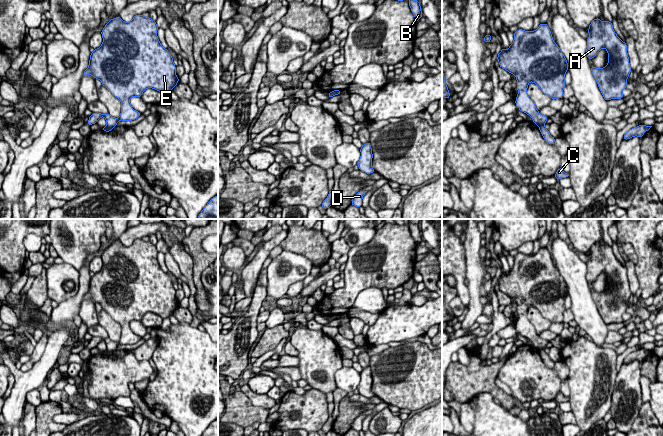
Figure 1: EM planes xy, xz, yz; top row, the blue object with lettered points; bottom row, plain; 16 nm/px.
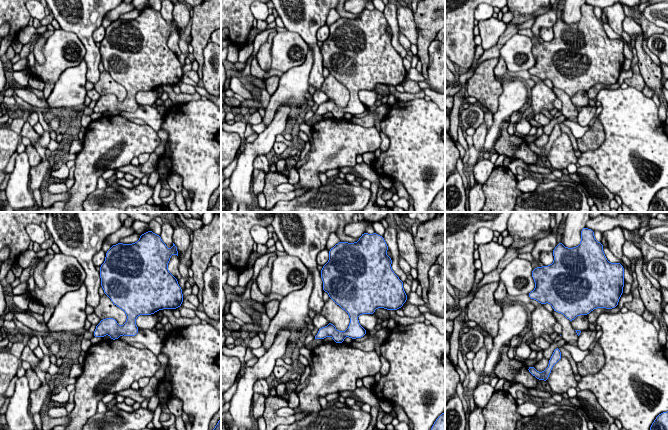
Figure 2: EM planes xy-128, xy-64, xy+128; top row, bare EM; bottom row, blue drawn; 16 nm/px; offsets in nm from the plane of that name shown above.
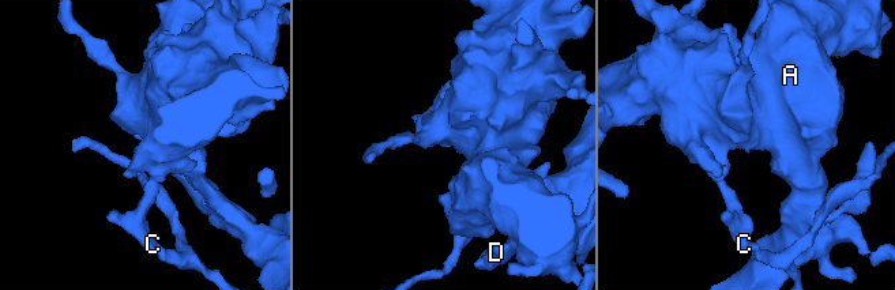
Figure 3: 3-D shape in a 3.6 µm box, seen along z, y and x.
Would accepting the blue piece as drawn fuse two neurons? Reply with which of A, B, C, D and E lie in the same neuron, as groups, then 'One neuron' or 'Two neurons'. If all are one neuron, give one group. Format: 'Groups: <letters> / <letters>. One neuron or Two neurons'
Groups: A B D E / C. Two neurons

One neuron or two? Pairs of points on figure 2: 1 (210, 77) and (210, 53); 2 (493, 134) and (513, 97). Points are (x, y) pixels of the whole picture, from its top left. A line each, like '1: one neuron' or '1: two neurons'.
1: one neuron
2: one neuron

